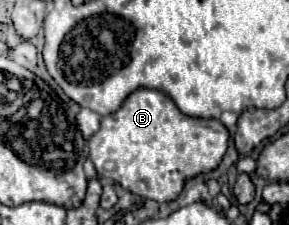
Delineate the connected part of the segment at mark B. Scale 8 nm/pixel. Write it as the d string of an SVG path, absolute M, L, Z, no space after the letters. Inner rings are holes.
M156 89L130 93L116 113L102 119L100 131L88 141L100 177L110 177L124 189L160 203L174 201L188 179L214 171L222 163L228 143L230 133L218 119L188 117L166 93ZM108 161L116 161L114 171L106 171Z

